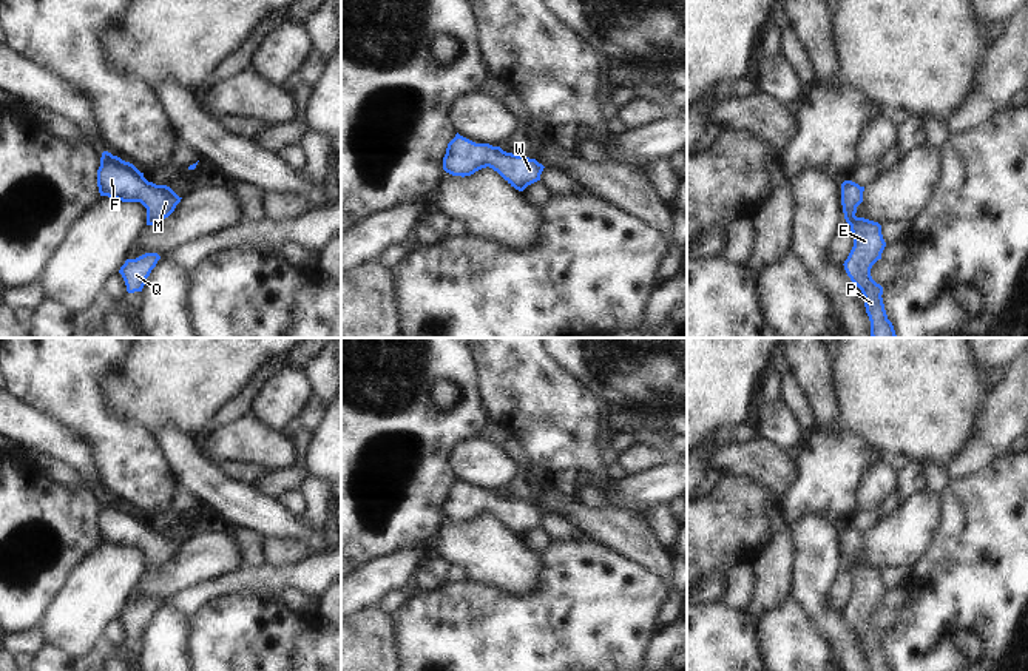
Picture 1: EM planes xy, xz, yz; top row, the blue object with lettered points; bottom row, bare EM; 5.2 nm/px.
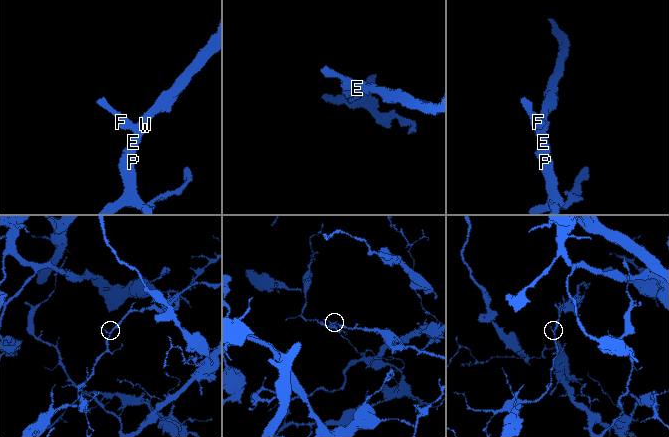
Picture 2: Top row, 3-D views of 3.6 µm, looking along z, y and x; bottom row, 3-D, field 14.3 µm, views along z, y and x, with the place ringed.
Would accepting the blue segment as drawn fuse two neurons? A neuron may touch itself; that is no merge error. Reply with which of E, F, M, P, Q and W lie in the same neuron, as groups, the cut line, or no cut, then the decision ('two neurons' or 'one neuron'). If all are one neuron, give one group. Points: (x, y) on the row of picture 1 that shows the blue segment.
E F M P Q W | no cut | one neuron

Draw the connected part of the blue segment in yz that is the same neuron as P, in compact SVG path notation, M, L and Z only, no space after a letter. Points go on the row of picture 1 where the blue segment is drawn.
M852 180L841 184L841 205L846 222L850 225L854 247L844 261L844 270L864 296L866 313L871 321L872 338L898 338L888 319L883 304L883 287L871 276L872 265L881 259L886 242L878 222L857 217L857 207L863 202L864 187Z

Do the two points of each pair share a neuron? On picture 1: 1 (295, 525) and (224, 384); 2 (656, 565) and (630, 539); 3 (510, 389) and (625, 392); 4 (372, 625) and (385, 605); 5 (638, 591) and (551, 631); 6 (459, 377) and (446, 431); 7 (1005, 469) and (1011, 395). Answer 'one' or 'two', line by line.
1: two
2: one
3: two
4: two
5: one
6: one
7: two

